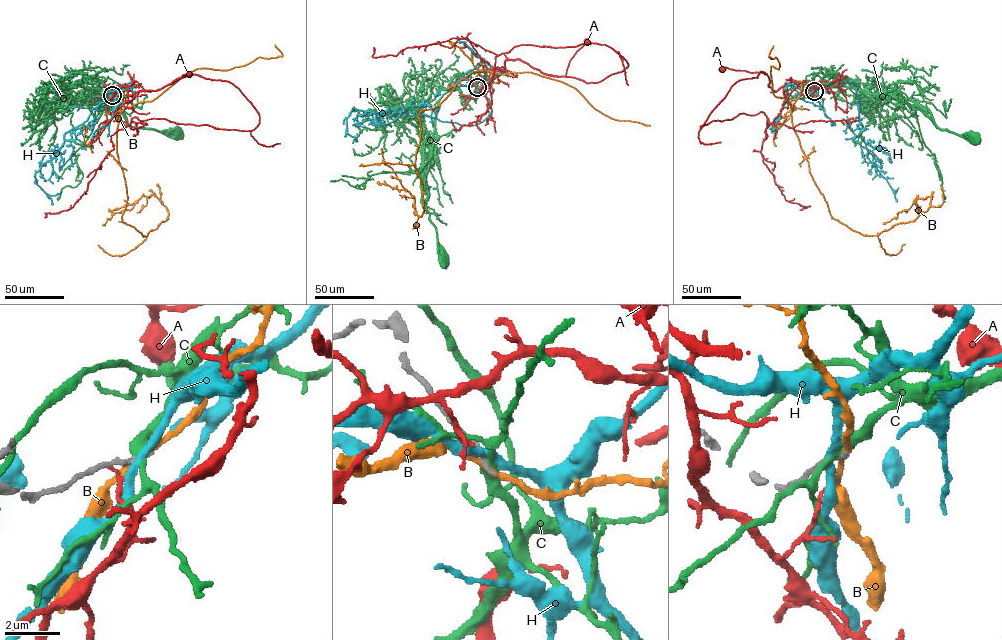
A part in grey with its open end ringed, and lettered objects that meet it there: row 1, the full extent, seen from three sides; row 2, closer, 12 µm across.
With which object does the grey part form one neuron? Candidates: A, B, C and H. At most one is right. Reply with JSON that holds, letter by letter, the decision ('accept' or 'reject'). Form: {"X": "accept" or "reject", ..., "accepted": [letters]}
{"A": "reject", "B": "reject", "C": "reject", "H": "reject", "accepted": []}

